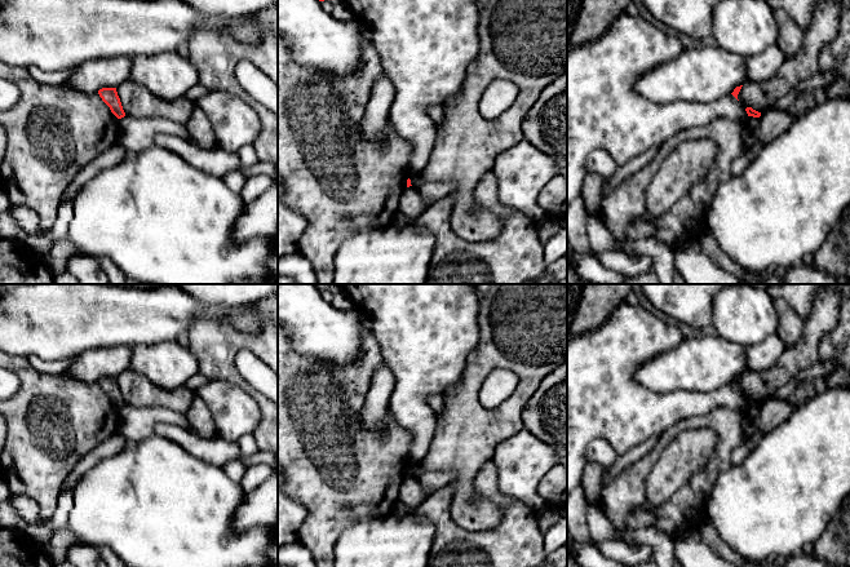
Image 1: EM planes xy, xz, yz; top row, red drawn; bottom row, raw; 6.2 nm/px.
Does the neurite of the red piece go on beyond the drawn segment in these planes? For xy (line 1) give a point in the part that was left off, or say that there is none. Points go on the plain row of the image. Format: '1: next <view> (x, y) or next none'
1: next none

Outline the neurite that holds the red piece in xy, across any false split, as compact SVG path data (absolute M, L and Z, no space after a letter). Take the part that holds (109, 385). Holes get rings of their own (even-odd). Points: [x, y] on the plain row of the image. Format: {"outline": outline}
{"outline": "M102 377L98 384L118 408L125 406L116 377Z"}

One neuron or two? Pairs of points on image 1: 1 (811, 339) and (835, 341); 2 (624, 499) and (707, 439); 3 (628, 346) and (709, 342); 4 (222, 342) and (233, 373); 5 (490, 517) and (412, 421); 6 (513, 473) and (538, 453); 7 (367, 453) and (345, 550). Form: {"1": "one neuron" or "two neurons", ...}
{"1": "two neurons", "2": "two neurons", "3": "two neurons", "4": "one neuron", "5": "two neurons", "6": "one neuron", "7": "two neurons"}

